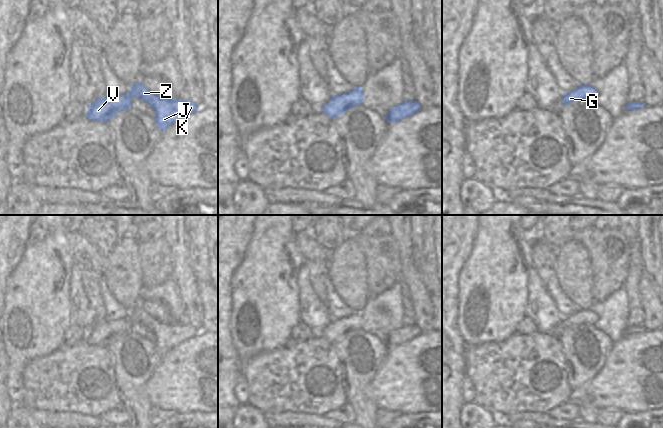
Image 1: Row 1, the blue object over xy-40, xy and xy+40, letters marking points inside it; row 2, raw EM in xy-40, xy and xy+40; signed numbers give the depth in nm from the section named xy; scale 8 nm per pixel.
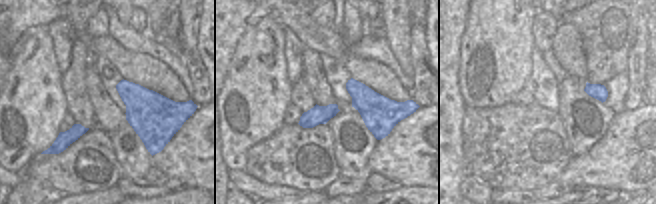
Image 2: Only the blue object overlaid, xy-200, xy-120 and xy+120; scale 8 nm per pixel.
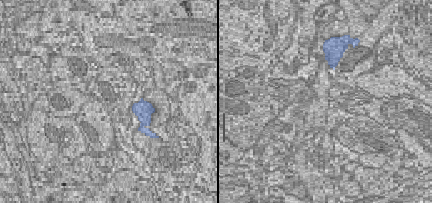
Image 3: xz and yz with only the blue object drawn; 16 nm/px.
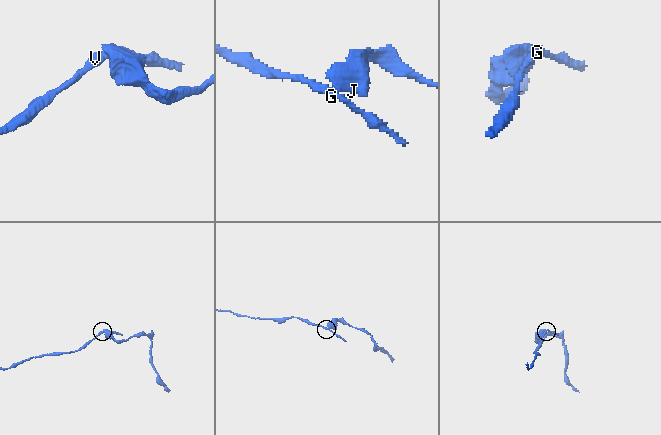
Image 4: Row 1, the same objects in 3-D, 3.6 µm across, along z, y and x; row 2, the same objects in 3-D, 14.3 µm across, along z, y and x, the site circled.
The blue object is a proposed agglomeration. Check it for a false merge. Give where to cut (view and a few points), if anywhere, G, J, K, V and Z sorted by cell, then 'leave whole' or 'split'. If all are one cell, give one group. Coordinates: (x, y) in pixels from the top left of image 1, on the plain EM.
cut xy-40 (129, 316), (133, 320); groups G V / J K Z; split

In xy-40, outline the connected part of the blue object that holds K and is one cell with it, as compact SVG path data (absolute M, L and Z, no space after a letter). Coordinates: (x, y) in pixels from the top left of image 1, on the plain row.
M141 305L134 309L129 309L129 317L133 321L144 325L155 336L153 341L155 348L162 356L170 349L194 337L199 332L192 325L162 323L146 313Z

